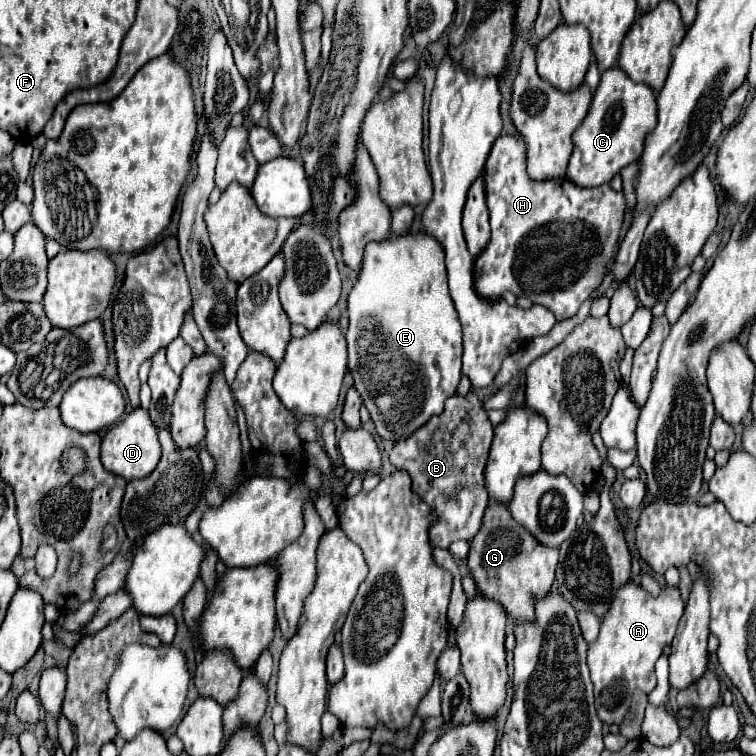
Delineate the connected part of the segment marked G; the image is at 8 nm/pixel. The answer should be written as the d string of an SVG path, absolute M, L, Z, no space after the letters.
M496 500L488 502L482 528L476 534L476 538L470 542L468 570L470 570L470 574L476 582L478 592L484 598L500 602L504 606L510 624L518 624L518 622L524 622L524 620L536 622L536 608L534 608L536 600L542 600L544 596L548 596L548 592L554 584L556 564L558 564L558 548L542 546L530 532L526 532L526 528L522 528L520 524L516 524L516 520L512 520L512 516L510 516L510 512L504 504L498 504Z

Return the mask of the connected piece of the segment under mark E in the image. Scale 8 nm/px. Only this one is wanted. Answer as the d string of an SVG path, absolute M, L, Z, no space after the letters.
M404 234L394 240L368 244L362 272L348 296L348 316L348 368L354 376L354 388L370 410L376 432L384 440L404 440L444 410L446 398L456 394L462 375L462 326L448 296L444 250L440 244L426 234Z

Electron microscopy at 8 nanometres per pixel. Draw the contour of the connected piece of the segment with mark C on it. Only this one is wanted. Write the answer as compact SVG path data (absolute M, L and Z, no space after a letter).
M608 68L594 92L590 112L574 132L574 152L568 160L566 176L574 184L594 188L610 182L622 168L642 154L646 134L656 126L656 96L646 84L636 84L620 68Z

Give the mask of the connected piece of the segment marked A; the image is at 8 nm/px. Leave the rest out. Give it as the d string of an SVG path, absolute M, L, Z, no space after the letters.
M628 582L616 592L616 598L612 600L610 610L602 618L600 634L596 642L590 644L588 648L588 668L590 668L590 678L594 684L594 698L596 698L596 710L602 722L606 724L620 724L630 708L630 698L636 688L644 692L652 692L656 686L656 674L654 674L654 664L664 652L666 644L672 642L678 622L682 616L682 598L678 588L664 588L660 598L652 598L644 588L640 588L634 582Z

